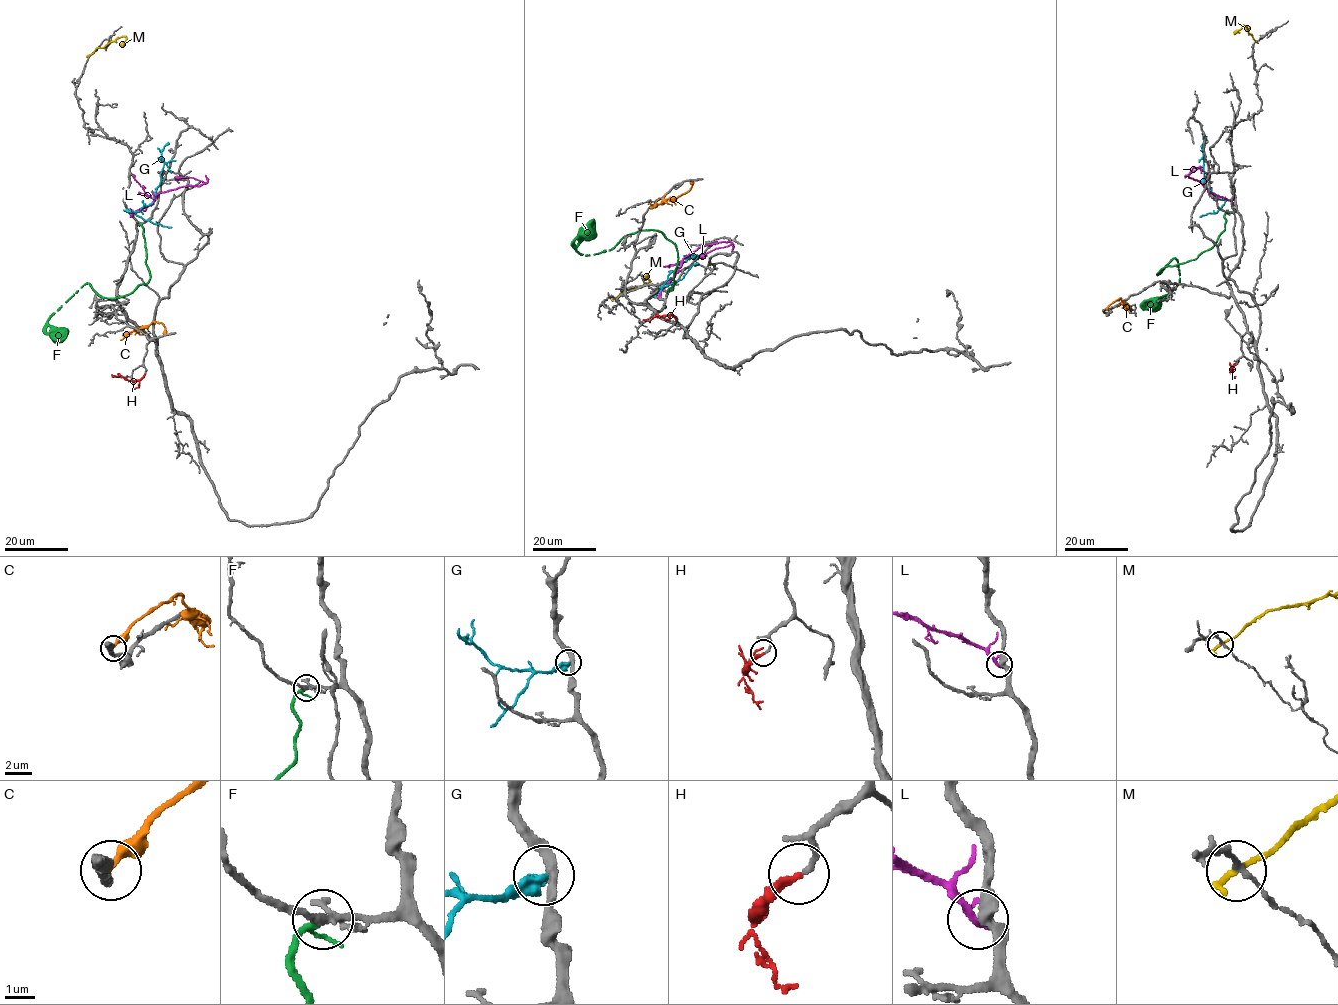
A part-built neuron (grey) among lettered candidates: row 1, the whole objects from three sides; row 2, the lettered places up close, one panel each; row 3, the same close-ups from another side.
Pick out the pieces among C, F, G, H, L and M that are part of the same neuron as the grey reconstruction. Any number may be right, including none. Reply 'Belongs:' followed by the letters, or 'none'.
Belongs: H

